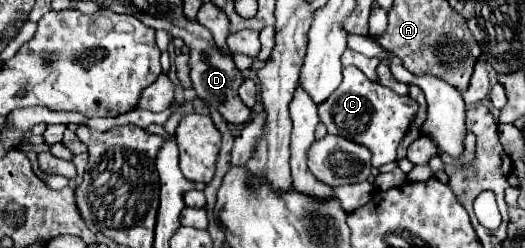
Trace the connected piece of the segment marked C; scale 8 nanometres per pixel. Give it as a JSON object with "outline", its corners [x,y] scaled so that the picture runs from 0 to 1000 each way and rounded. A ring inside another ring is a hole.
{"outline":[[[655,270],[651,294],[651,343],[606,431],[610,488],[625,512],[625,536],[701,593],[709,617],[709,673],[754,649],[754,593],[781,512],[796,415],[781,383],[758,383],[716,327],[701,327],[701,310],[678,270]]]}

